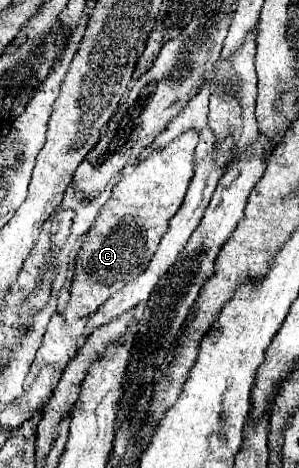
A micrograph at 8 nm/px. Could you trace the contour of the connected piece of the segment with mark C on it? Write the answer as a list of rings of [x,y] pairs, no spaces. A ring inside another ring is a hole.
[[[187,130],[165,148],[153,150],[115,182],[109,202],[99,210],[99,216],[75,256],[69,300],[93,300],[95,308],[99,308],[107,298],[143,274],[147,258],[153,258],[169,228],[169,220],[183,204],[187,186],[193,178],[193,156],[199,140],[197,130]]]

